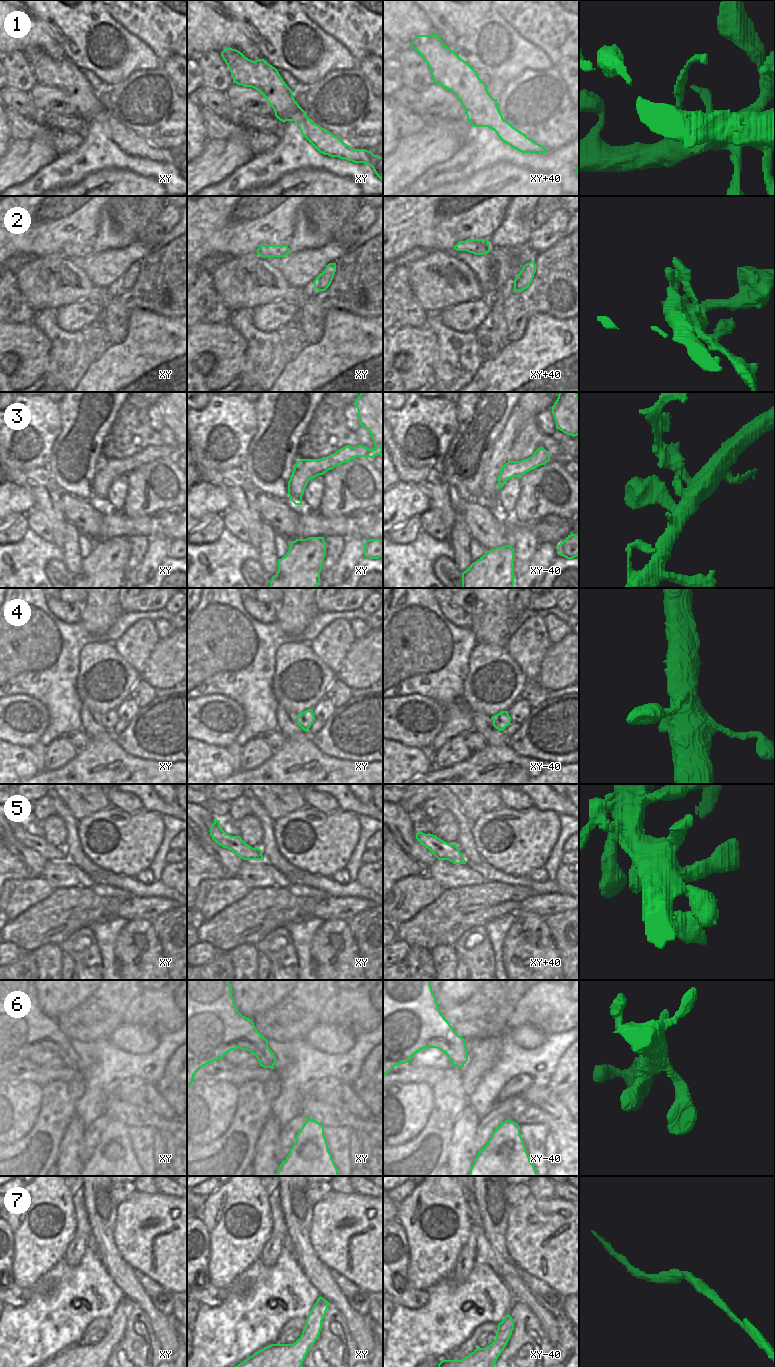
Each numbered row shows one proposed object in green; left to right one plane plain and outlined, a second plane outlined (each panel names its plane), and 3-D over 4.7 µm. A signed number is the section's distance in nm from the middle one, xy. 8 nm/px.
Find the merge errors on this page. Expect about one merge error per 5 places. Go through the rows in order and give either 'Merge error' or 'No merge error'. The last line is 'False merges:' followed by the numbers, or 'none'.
1: Merge error
2: No merge error
3: Merge error
4: No merge error
5: No merge error
6: No merge error
7: No merge error
False merges: 1, 3

